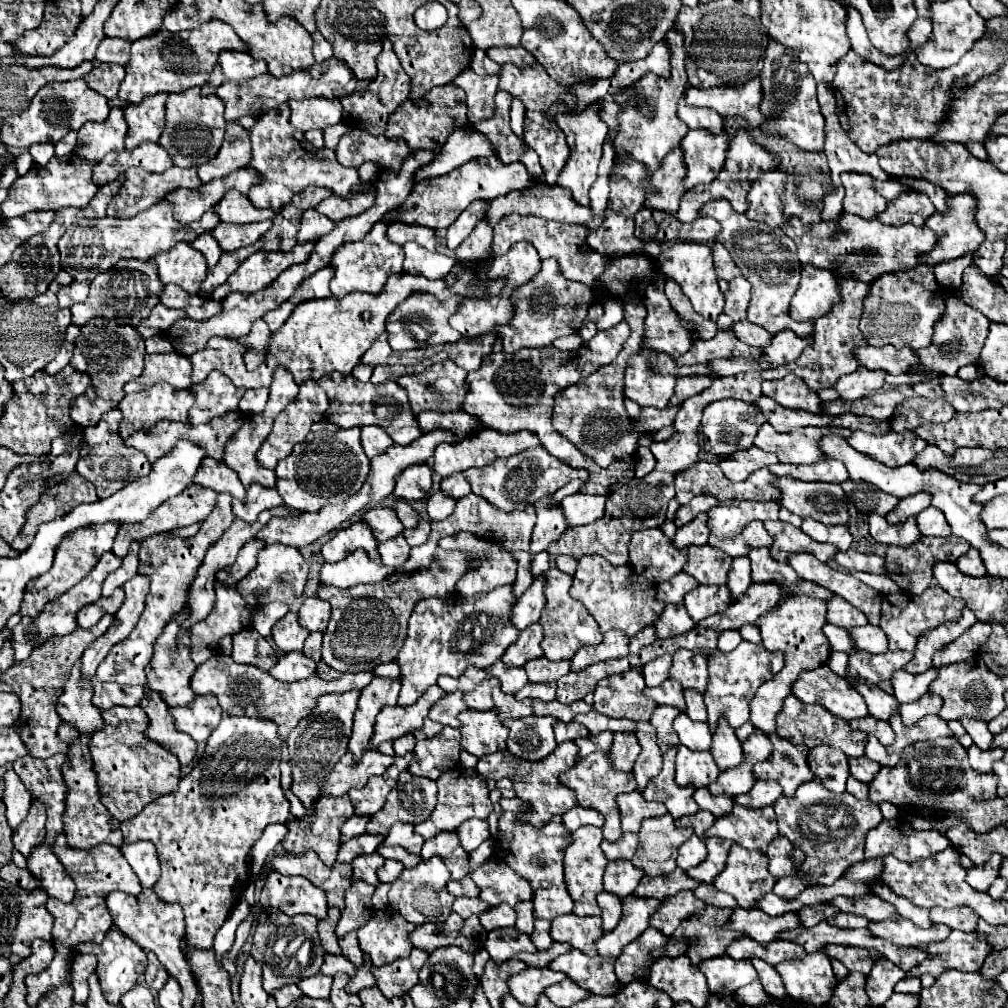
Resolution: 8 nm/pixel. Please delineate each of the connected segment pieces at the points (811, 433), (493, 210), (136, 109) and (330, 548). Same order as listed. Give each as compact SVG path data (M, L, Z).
M764 423L754 445L762 451L776 453L780 463L816 463L816 459L824 457L818 443L826 433L834 433L844 439L852 435L846 427L806 427L792 433L778 433L770 423Z
M540 183L540 187L528 187L528 191L514 191L514 193L502 197L502 201L494 199L492 205L490 205L490 209L488 209L488 213L486 213L486 219L488 219L490 225L496 225L508 213L536 215L540 219L552 219L552 221L558 221L558 223L580 223L580 225L586 225L588 229L596 229L602 223L602 219L604 219L604 215L598 215L598 217L592 215L590 207L578 205L572 199L572 195L570 195L568 189L562 189L558 185L550 187L550 185L544 185L544 183Z
M156 93L144 97L140 103L130 103L124 109L128 123L126 149L134 149L144 141L158 143L160 131L164 129L164 103L168 93Z
M364 521L338 529L336 535L322 545L322 555L328 563L336 563L346 559L354 549L364 549L374 563L382 563L378 555L378 541L372 535L372 529L368 527L368 523Z

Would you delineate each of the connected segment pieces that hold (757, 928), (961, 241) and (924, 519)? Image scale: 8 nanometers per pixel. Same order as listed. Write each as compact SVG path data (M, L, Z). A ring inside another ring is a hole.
M734 909L734 915L730 917L728 929L740 931L744 935L750 935L758 943L772 943L780 937L780 933L796 929L800 923L798 913L784 913L778 917L770 917L760 909Z
M956 195L956 197L948 197L948 205L950 211L948 213L934 213L926 227L932 229L936 233L936 247L928 253L928 255L920 255L918 265L926 265L926 267L934 267L942 261L950 261L956 257L966 255L968 251L976 251L980 247L980 243L984 241L984 233L980 231L980 227L976 225L976 201L970 195Z
M934 507L924 509L918 515L918 529L924 537L948 537L950 535L950 527L948 521L944 519L944 513L936 511Z

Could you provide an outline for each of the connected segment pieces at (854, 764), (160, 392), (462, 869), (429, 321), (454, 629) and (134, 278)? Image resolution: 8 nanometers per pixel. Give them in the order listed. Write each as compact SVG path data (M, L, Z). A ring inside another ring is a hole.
M868 757L848 759L848 763L850 763L850 775L864 783L870 783L876 777L876 771L880 771L880 765L872 763Z
M156 383L148 391L130 393L120 403L124 419L120 423L120 437L126 441L136 431L148 431L160 419L188 421L188 411L194 403L192 391L176 391L168 383Z
M444 831L444 833L428 839L422 847L422 859L430 859L434 855L444 861L444 865L452 873L452 879L462 879L470 873L468 853L460 847L456 833Z
M414 293L404 303L400 303L386 319L386 333L388 343L394 351L408 351L408 349L424 349L432 345L454 343L462 335L448 325L448 319L456 313L460 297L452 297L448 301L438 301L434 295L428 293Z
M498 587L490 593L476 595L472 597L476 599L472 603L462 599L464 597L452 593L444 599L424 599L416 603L406 643L396 659L402 673L398 705L410 707L416 703L416 699L434 685L440 675L458 679L468 667L490 667L504 655L508 645L516 641L518 629L510 623L510 609L516 599L512 597L510 587ZM464 605L468 605L468 611L464 611Z
M148 259L146 261L136 261L134 271L130 271L130 269L122 269L122 271L120 269L108 269L104 273L98 273L96 279L90 283L88 299L84 303L76 303L76 305L70 307L72 325L84 327L92 319L106 319L102 315L102 309L108 307L118 315L120 323L138 327L138 323L144 321L150 315L152 307L160 301L160 291L162 289L164 289L164 283L160 283L160 277L156 275L156 269L152 267L152 261L148 261Z

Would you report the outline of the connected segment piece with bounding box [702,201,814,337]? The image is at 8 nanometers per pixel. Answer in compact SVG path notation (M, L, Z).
M712 201L704 205L702 215L710 215L722 225L722 231L716 237L716 241L728 247L734 263L740 267L742 275L752 283L748 321L764 327L770 333L792 329L800 337L810 337L814 333L814 321L796 323L788 315L788 303L796 293L796 287L800 283L800 271L802 271L802 263L798 259L798 251L792 239L784 235L782 229L772 229L766 223L746 219L746 215L736 213L728 201Z

